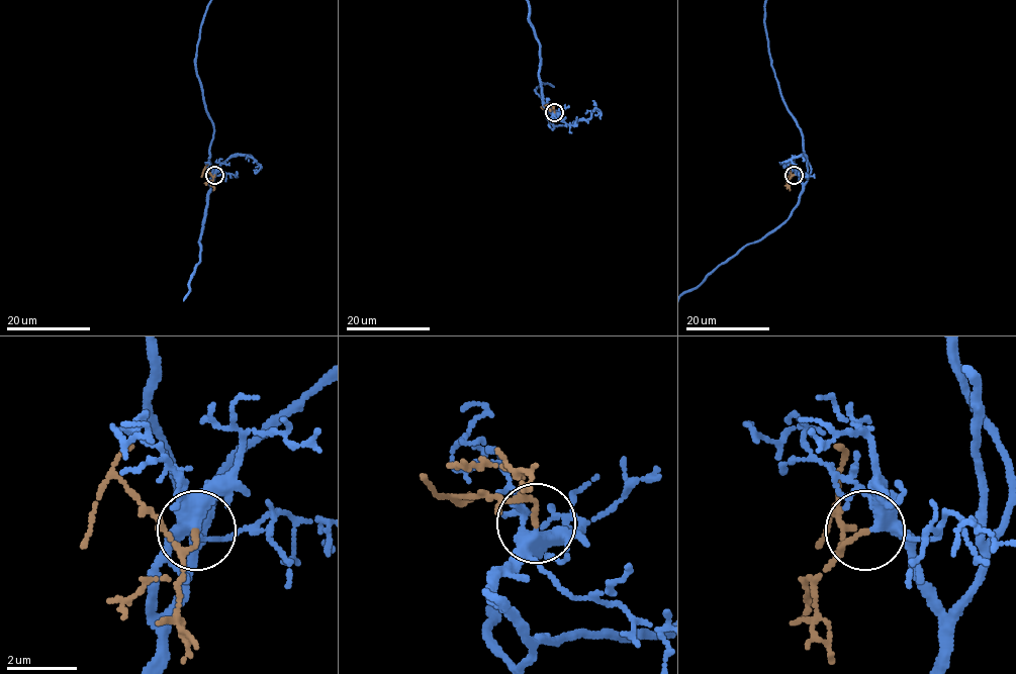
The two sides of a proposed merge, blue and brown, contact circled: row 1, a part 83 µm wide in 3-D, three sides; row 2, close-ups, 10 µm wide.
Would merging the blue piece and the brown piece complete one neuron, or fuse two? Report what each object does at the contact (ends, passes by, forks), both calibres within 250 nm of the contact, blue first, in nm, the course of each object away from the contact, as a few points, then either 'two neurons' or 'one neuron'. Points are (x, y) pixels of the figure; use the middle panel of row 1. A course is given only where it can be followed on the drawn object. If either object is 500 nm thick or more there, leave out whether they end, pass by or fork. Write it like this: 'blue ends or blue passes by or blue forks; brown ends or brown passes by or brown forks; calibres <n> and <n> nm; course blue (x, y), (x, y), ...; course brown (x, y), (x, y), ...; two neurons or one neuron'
blue forks; brown ends; calibres 320 and 120 nm; course blue (554, 112), (550, 117), (554, 125), (552, 129), (549, 122), (553, 116), (535, 88), (547, 83), (558, 90); course brown (554, 112), (541, 106); one neuron

